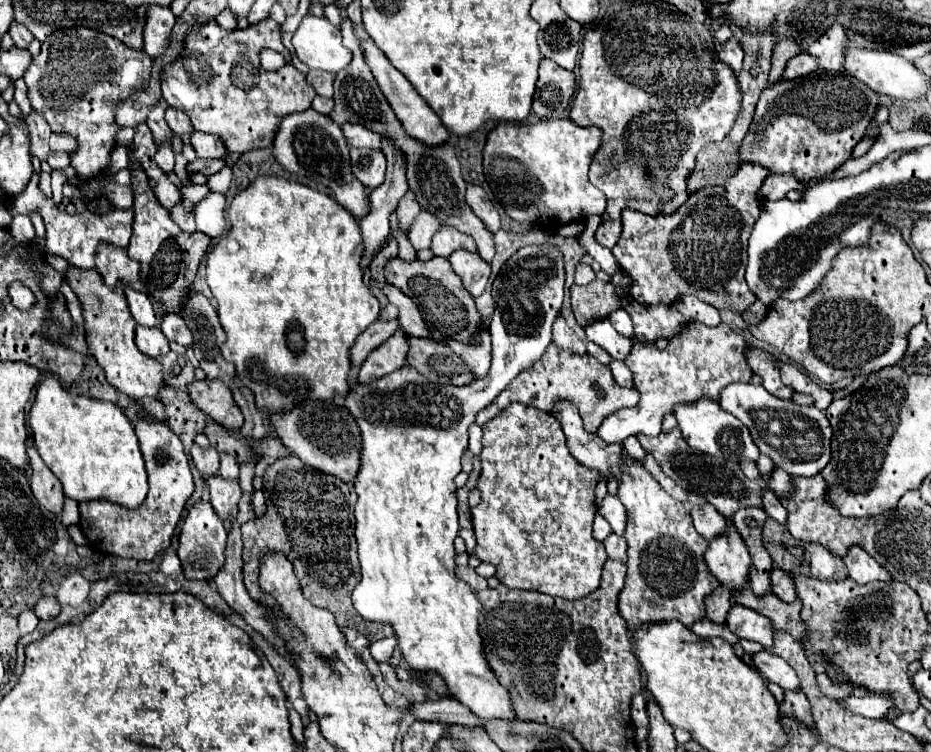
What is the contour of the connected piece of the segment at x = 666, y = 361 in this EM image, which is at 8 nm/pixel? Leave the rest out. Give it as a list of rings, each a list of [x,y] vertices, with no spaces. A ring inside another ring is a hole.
[[[688,322],[664,350],[658,350],[654,344],[638,344],[634,340],[634,348],[624,362],[634,374],[640,402],[634,408],[622,408],[620,412],[610,414],[602,422],[602,428],[598,428],[598,436],[608,444],[620,444],[628,436],[640,432],[646,436],[656,436],[662,430],[662,416],[672,414],[672,406],[676,402],[690,402],[700,396],[718,398],[726,384],[750,382],[752,370],[746,362],[744,350],[744,338],[724,322],[714,328],[700,322]]]

